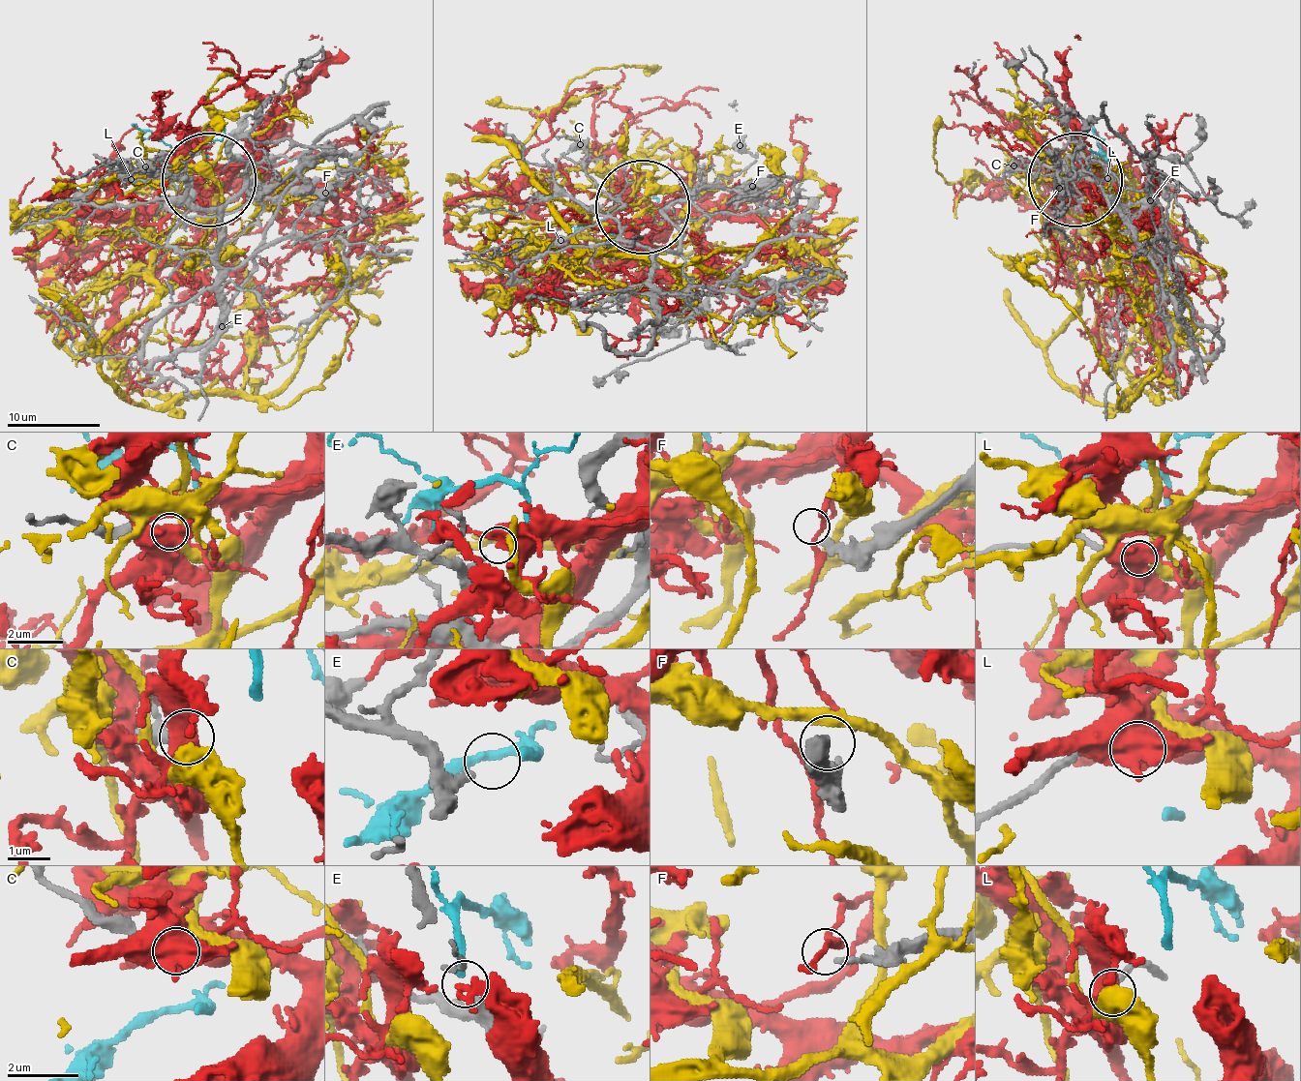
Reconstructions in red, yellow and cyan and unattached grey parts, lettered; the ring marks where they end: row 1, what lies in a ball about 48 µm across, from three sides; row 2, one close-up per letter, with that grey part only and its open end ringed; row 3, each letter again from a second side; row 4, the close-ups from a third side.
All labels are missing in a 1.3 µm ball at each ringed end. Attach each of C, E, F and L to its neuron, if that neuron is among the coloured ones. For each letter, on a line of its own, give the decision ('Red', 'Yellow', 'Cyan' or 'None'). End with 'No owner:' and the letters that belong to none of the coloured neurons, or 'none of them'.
C: None
E: Cyan
F: None
L: Yellow
No owner: C, F

